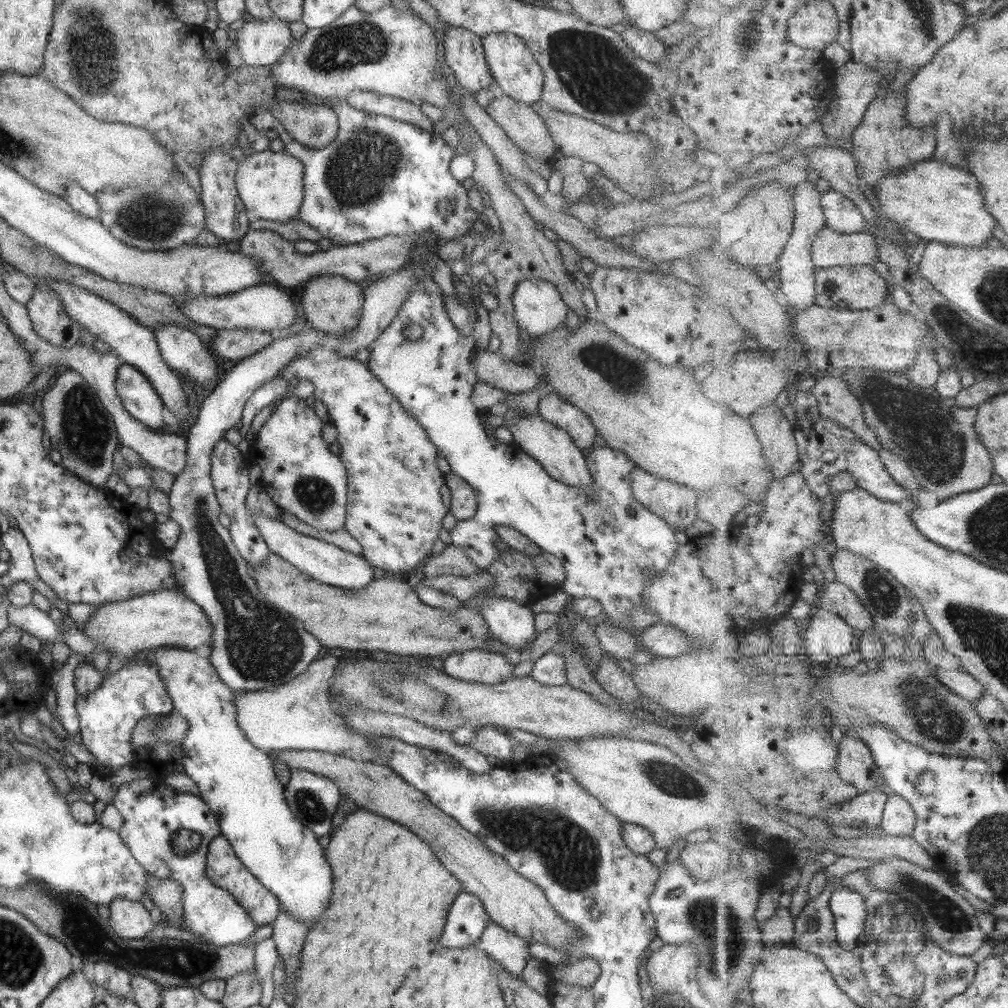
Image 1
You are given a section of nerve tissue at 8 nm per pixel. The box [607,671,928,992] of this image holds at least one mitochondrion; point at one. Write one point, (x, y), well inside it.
(723, 928)

